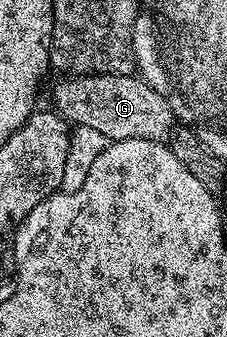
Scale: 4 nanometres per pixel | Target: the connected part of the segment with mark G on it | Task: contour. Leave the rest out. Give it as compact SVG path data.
M134 74L129 75L76 75L70 77L59 77L55 88L51 91L51 99L54 110L67 120L68 124L97 129L105 133L108 141L116 139L148 139L149 141L160 141L161 137L170 136L177 126L177 120L171 107L157 89L150 87L141 77Z

